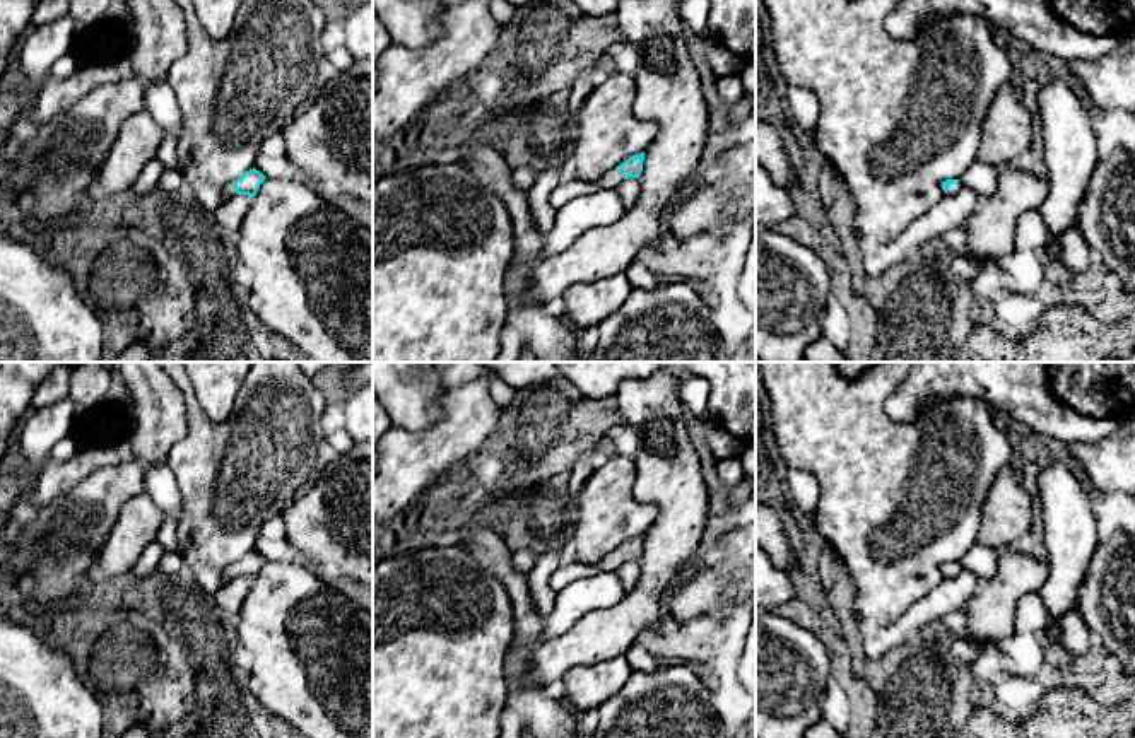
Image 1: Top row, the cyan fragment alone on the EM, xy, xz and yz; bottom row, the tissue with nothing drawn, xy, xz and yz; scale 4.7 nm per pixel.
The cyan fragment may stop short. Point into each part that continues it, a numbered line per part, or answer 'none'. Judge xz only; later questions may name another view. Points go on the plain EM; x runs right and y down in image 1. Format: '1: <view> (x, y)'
1: xz (568, 571)

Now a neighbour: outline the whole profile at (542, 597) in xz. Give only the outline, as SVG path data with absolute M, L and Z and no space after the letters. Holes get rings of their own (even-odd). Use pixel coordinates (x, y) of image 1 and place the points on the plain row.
M564 536L559 548L538 554L535 565L526 572L532 605L542 618L545 618L554 608L557 593L550 589L549 577L557 565L568 559L569 540L571 538Z

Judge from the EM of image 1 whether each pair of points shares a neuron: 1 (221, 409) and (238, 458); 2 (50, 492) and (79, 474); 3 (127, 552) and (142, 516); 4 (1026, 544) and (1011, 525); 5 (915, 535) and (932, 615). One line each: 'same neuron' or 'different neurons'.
1: different neurons
2: same neuron
3: same neuron
4: different neurons
5: different neurons

